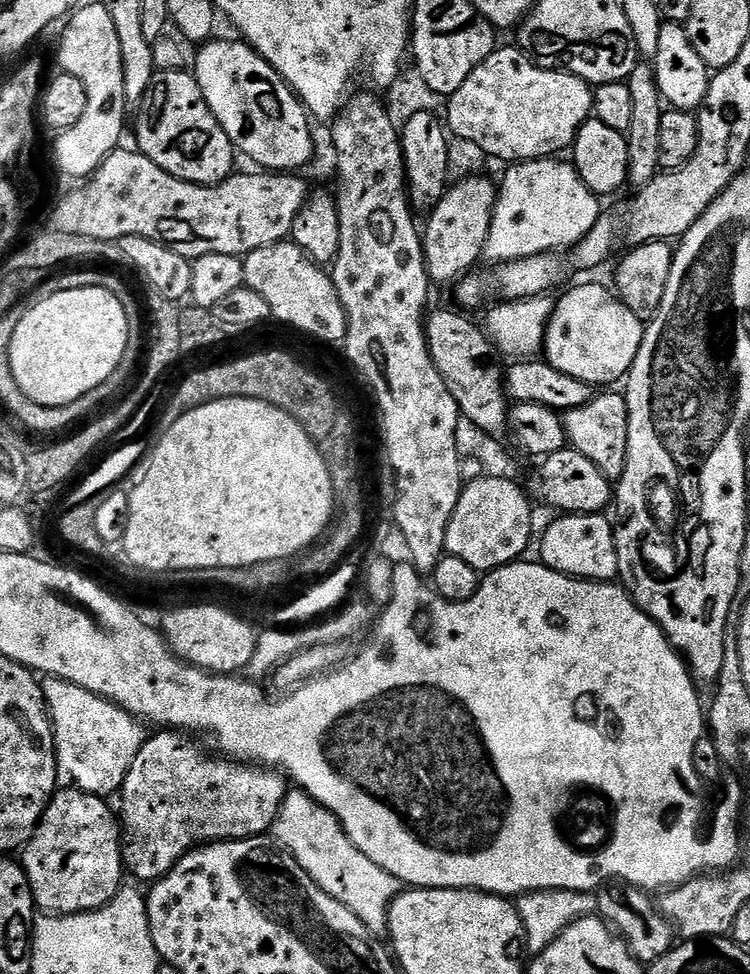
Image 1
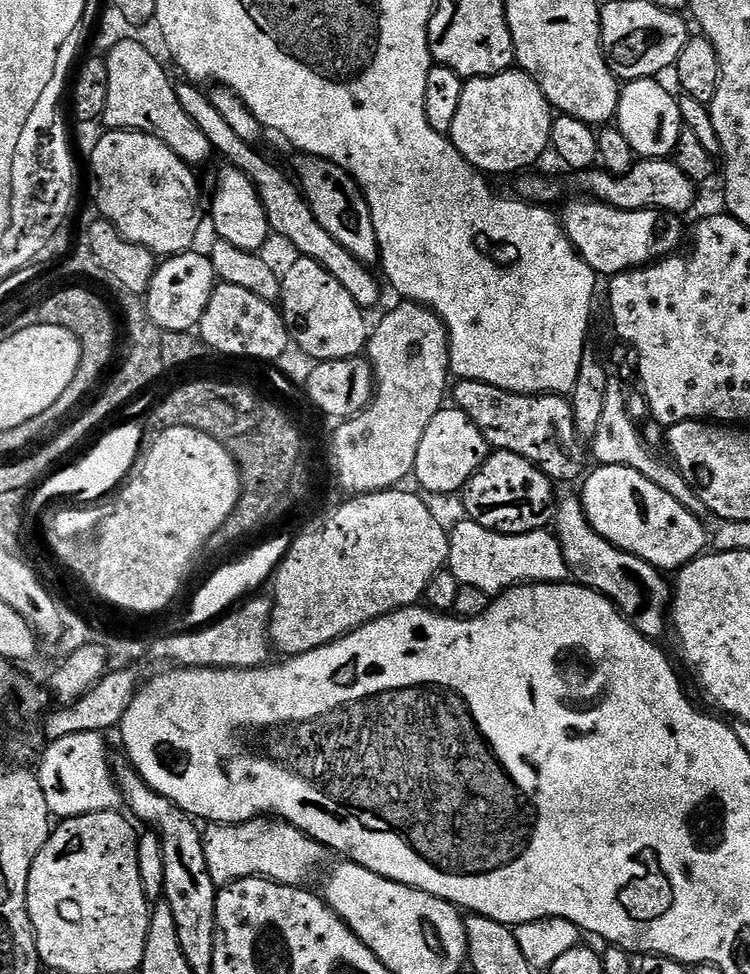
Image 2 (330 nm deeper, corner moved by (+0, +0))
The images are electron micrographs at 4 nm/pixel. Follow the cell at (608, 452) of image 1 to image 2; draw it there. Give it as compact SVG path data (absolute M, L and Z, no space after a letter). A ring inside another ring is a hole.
M457 379L450 400L471 418L478 430L482 430L493 449L513 452L537 464L553 482L581 479L585 471L586 444L578 434L578 426L574 426L571 399L560 394L521 396L519 392L502 390L486 382Z

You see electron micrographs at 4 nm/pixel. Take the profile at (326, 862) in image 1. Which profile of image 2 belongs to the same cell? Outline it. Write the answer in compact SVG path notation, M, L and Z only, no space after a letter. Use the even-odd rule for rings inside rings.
M279 818L243 820L241 824L209 823L203 829L206 864L218 886L251 876L264 876L280 884L303 885L324 860L326 849L305 832Z

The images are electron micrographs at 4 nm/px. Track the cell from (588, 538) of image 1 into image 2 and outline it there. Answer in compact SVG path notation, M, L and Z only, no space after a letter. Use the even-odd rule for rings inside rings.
M601 464L593 469L582 480L584 513L593 530L606 538L606 542L650 562L668 574L683 568L709 547L710 537L704 523L694 518L694 514L690 514L682 502L670 498L666 490L654 486L650 478L626 466Z

